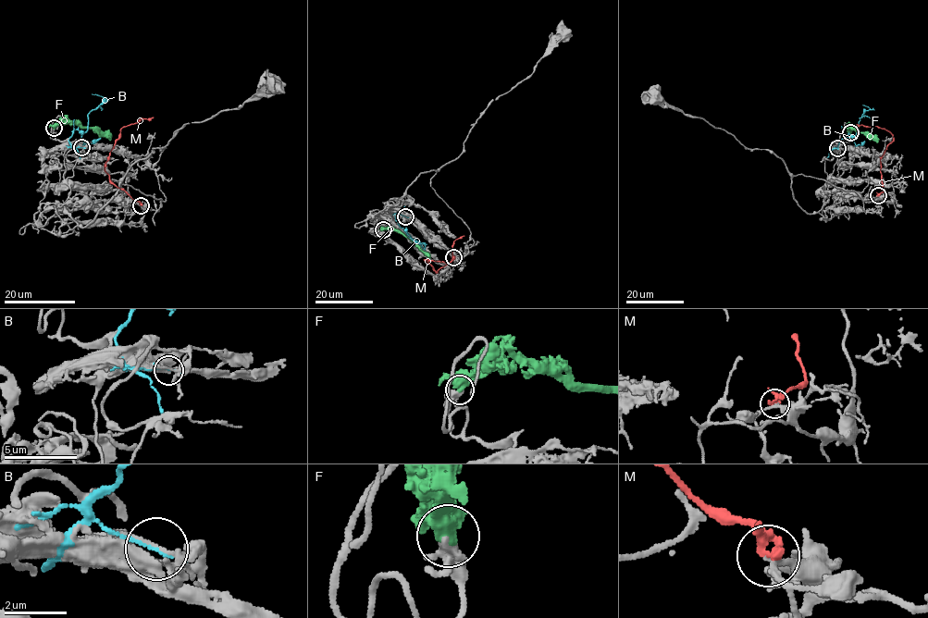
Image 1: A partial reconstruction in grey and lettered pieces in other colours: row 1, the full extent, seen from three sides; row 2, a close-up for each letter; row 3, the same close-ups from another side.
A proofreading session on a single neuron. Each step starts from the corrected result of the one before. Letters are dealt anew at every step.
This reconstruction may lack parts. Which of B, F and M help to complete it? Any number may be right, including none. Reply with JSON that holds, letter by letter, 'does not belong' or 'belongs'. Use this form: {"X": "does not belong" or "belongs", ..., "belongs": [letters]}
{"B": "does not belong", "F": "does not belong", "M": "does not belong", "belongs": []}

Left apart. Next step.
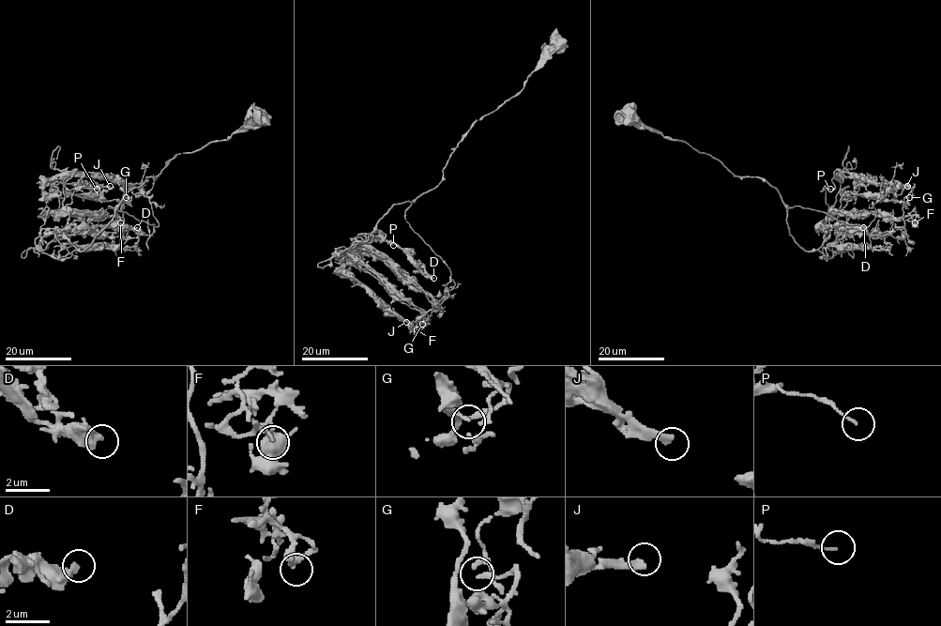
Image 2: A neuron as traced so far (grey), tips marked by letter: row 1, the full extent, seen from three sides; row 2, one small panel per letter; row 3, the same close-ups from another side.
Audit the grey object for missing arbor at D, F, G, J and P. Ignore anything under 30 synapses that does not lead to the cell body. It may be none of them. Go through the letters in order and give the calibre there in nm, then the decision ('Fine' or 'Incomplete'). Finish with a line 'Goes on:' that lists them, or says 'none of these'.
D: Thickness 320 nm. Fine
F: Thickness 100 nm. Fine
G: Thickness 240 nm. Fine
J: Thickness 320 nm. Fine
P: Thickness 100 nm. Fine
Goes on: none of these

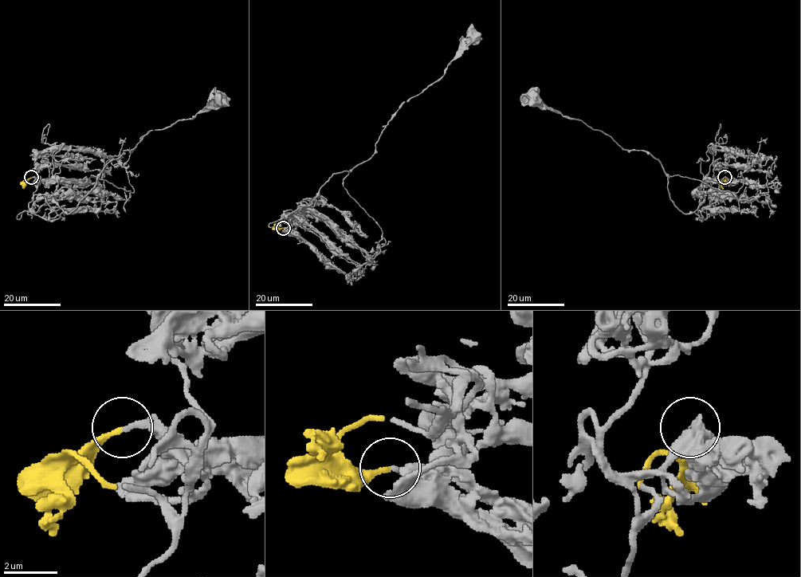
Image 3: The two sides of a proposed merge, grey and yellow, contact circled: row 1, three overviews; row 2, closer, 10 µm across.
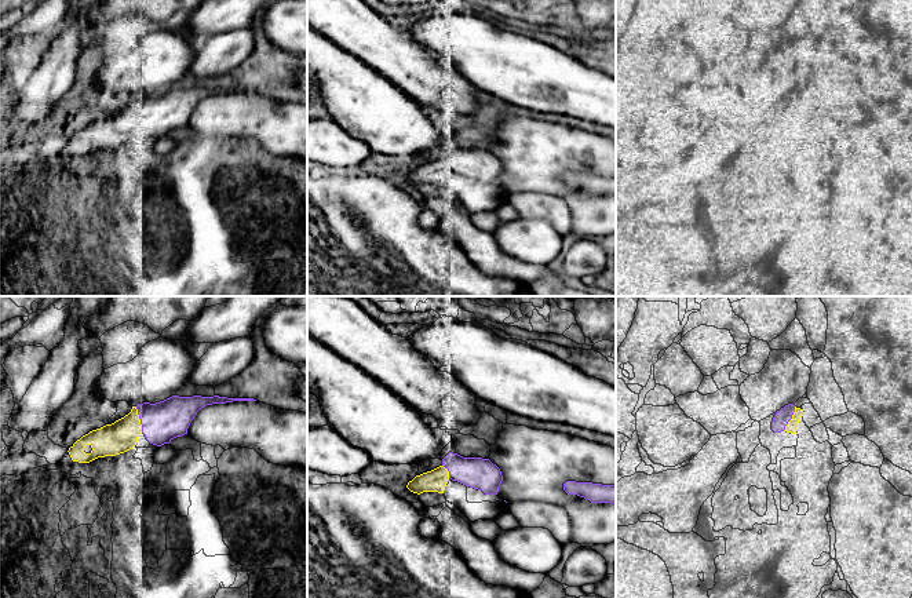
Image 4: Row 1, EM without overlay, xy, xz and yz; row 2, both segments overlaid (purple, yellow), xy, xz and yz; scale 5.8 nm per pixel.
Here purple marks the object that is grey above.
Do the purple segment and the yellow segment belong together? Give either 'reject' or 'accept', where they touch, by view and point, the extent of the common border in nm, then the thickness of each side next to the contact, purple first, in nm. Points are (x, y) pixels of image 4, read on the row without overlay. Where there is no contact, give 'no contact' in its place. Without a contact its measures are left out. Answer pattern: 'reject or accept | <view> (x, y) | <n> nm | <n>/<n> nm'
accept | xy (139, 109) | 160 nm | 240/190 nm

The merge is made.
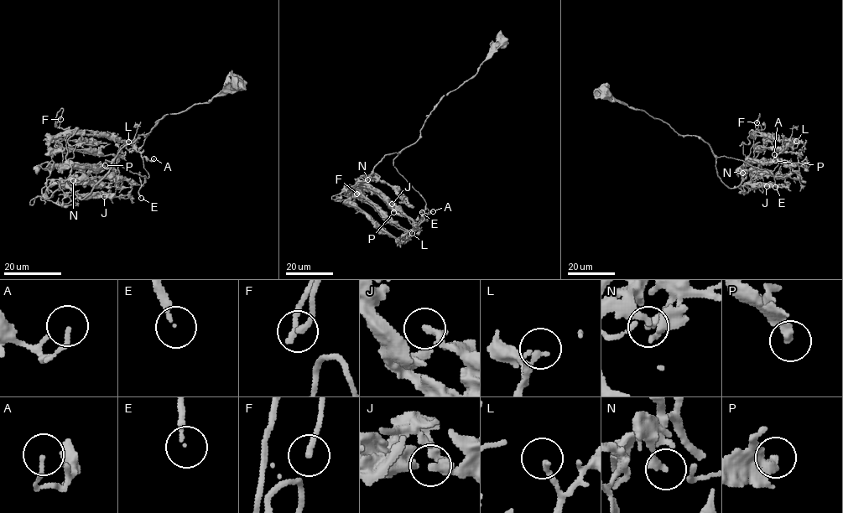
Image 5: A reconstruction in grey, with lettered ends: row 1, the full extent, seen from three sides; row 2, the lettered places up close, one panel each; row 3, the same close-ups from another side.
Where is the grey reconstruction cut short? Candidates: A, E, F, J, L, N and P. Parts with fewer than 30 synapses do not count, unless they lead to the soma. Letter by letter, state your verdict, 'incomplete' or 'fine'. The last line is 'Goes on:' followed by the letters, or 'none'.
A: fine
E: incomplete
F: incomplete
J: fine
L: fine
N: fine
P: incomplete
Goes on: E, F, P

